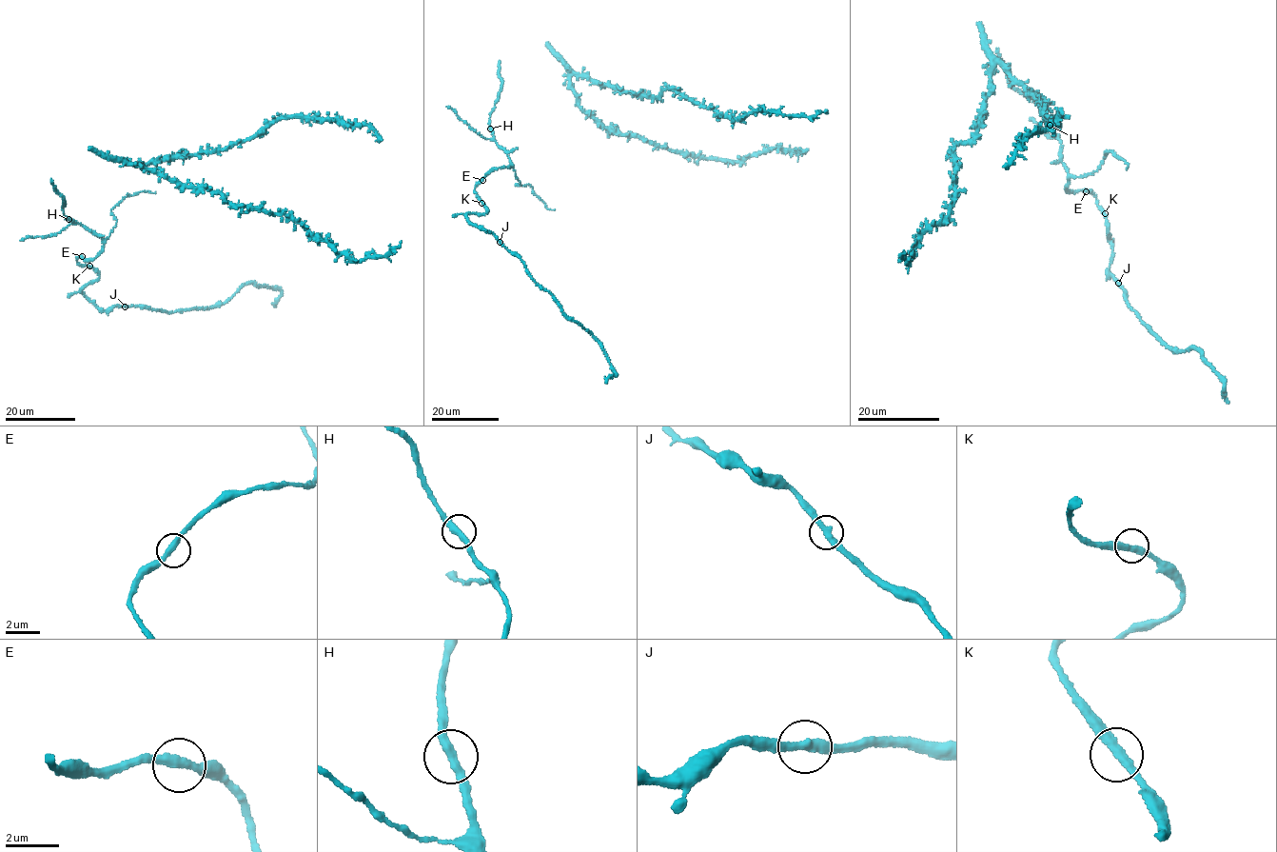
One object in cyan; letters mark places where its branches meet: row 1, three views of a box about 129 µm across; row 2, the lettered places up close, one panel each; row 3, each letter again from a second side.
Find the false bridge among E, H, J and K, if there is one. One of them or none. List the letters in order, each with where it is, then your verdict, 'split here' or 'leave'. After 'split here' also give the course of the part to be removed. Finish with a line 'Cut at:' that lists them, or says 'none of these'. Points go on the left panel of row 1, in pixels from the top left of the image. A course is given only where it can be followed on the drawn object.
E: at (82, 256); leave
H: at (68, 219); leave
J: at (125, 307); leave
K: at (89, 266); leave
Cut at: none of these

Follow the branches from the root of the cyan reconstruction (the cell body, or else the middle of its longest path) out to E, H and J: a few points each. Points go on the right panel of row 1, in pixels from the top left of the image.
E: (1025, 95), (1038, 105), (1040, 114), (1060, 141), (1059, 154), (1068, 174), (1067, 191), (1086, 191)
H: (1025, 95), (1038, 105), (1040, 114), (1050, 125)
J: (1025, 95), (1038, 105), (1060, 141), (1067, 191), (1085, 189), (1095, 198), (1112, 248), (1108, 277), (1118, 284)

